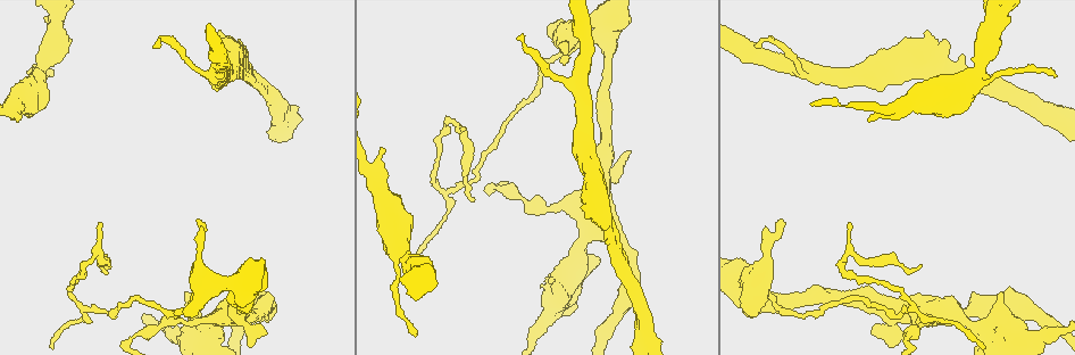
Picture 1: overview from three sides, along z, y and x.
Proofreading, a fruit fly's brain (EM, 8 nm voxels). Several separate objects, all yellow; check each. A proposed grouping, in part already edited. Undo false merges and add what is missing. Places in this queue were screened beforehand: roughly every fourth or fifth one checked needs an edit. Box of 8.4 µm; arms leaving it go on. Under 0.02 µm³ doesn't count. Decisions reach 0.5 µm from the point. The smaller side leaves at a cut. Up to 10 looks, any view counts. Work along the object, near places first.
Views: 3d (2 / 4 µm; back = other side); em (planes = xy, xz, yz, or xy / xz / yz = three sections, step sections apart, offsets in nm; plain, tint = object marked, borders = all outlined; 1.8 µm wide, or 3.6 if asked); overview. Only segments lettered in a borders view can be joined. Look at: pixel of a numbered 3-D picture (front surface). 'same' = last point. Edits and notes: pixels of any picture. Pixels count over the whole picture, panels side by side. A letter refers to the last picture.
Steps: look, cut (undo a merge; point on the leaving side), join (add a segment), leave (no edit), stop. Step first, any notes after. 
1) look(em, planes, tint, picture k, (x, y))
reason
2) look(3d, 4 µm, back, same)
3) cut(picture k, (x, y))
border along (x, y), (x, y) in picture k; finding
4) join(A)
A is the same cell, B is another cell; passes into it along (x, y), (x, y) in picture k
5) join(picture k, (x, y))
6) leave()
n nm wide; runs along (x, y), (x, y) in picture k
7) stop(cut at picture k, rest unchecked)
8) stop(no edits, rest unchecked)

look(3d, 4 µm, picture 1, (265, 329))
an open end

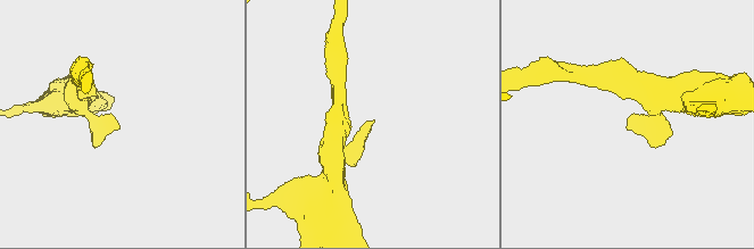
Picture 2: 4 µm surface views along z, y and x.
look(em, planes, borders, picture 2, (373, 122))

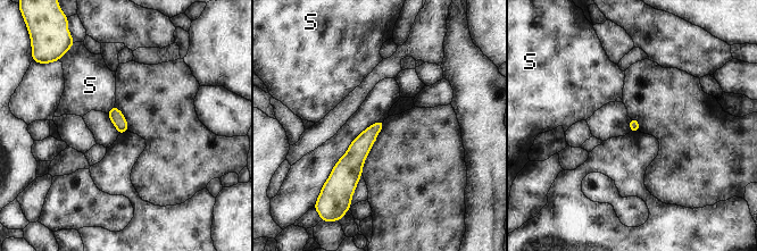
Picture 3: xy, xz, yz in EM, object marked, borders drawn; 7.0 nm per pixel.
leave()
S is another cell; border along (114, 105), (106, 113) in picture 3; no lettered segment goes on from it

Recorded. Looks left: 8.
look(em, planes, borders, picture 1, (589, 233))
four-way junction

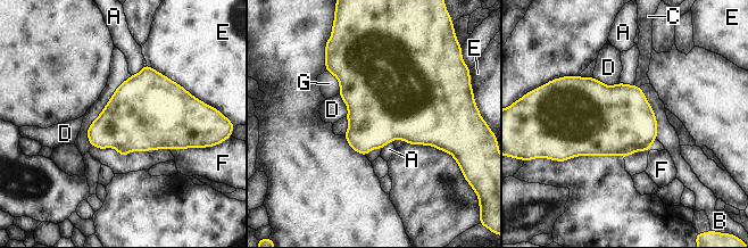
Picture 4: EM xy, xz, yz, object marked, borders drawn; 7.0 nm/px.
leave()
A, B, C, D, E, F and G are other cells; one neuron here

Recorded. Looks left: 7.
look(3d, 2 µm, picture 1, (382, 151))
thick end

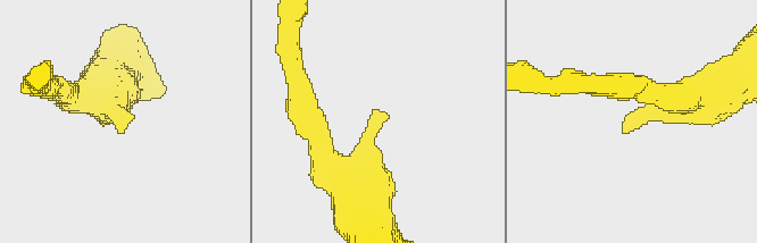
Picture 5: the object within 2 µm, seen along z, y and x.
look(em, yz, step 4, borders, picture 5, (626, 130))

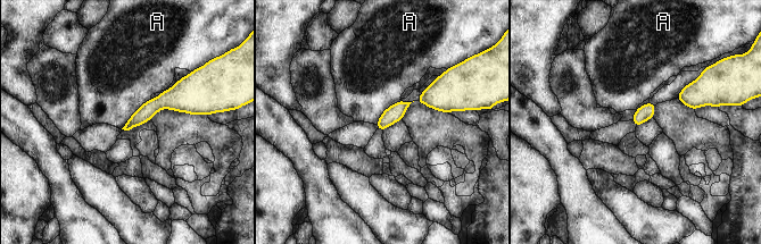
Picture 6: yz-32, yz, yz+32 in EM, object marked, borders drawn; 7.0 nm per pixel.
look(em, planes, borders, same)
cut it another way

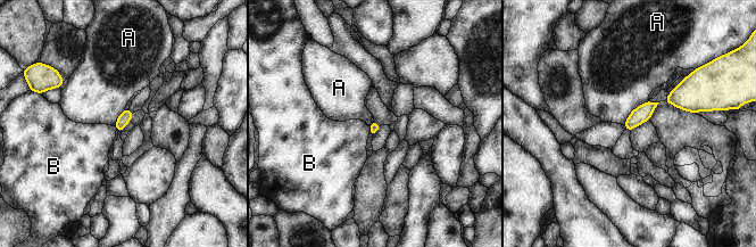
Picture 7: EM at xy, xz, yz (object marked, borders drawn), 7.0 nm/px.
leave()
A and B are other cells; border along (648, 100), (638, 105), (623, 124) in picture 7; no lettered segment goes on from it

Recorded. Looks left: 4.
look(em, 3.6 µm, planes, plain, picture 1, (967, 83))
sudden change in width

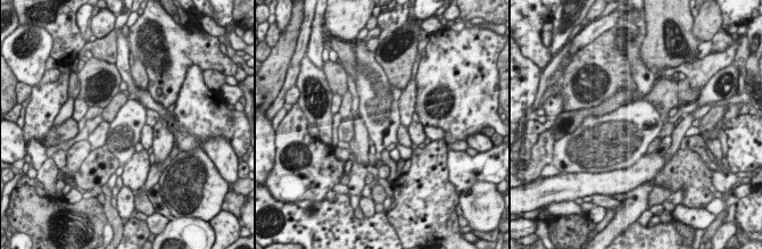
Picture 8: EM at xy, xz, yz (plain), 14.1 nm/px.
look(em, 3.6 µm, planes, borders, same)

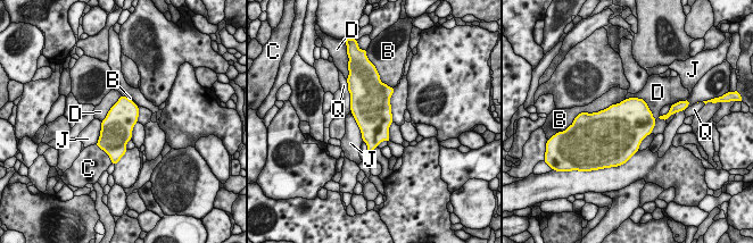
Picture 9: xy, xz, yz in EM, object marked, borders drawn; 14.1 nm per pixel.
leave()
B, C, D, J and Q are other cells; border along (626, 98), (640, 98), (655, 120) in picture 9; all the same neuron

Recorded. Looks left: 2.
stop(no edits, rest unchecked)

